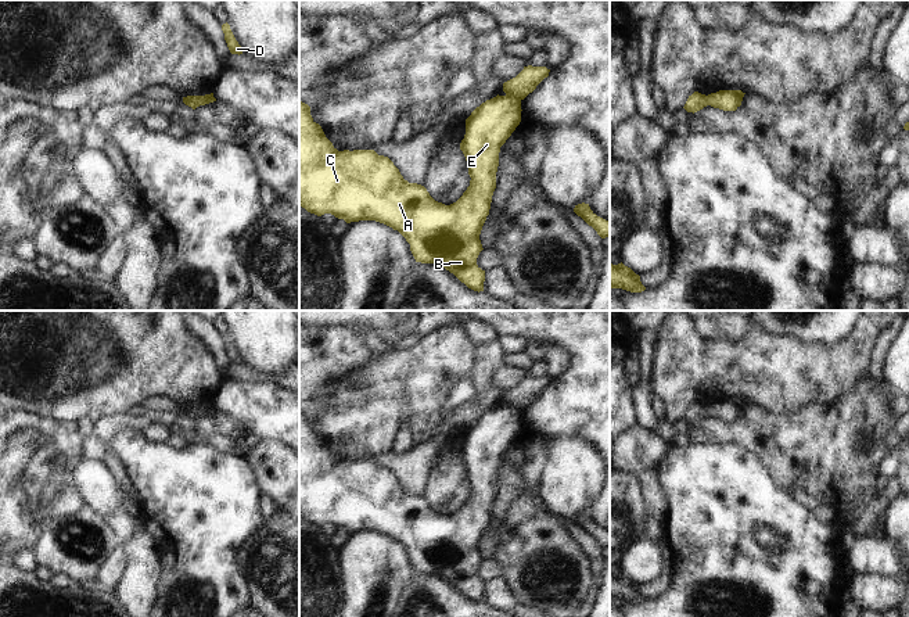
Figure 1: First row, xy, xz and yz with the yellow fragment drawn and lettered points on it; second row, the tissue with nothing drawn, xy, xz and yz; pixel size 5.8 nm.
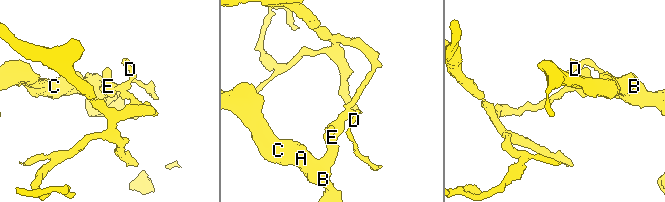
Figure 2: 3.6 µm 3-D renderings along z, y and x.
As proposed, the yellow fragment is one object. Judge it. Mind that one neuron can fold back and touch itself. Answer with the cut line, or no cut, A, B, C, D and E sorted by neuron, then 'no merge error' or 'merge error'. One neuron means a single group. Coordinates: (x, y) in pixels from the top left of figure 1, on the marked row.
cut in xz along (506, 94), (520, 100); A B C E / D; merge error

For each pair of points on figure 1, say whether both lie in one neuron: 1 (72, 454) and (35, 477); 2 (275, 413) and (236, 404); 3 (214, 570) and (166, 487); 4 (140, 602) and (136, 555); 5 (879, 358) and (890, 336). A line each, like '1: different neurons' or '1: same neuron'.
1: same neuron
2: same neuron
3: same neuron
4: same neuron
5: same neuron

